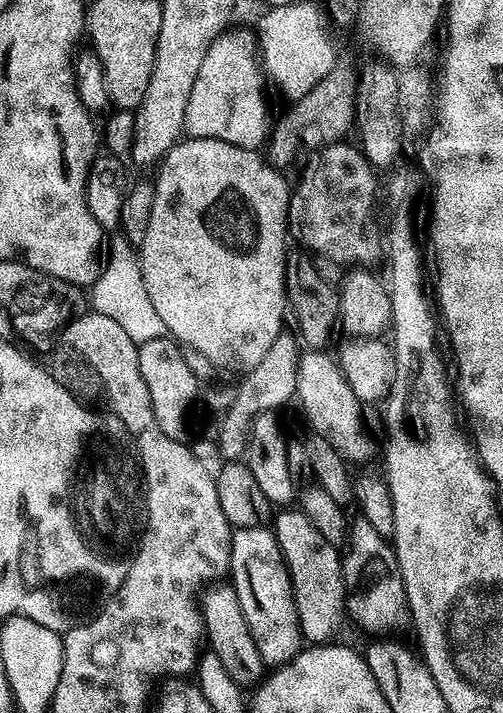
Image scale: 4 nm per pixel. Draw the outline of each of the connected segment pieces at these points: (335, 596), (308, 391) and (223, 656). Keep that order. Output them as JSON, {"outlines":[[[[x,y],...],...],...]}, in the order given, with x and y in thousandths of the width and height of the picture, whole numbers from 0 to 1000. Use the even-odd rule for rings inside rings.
{"outlines":[[[[573,710],[551,718],[537,739],[561,774],[565,792],[573,795],[598,893],[620,906],[666,899],[676,874],[688,870],[688,826],[684,801],[676,792],[678,770],[668,770],[670,764],[658,756],[642,753],[594,711]]],[[[638,489],[602,492],[588,508],[588,553],[600,575],[620,597],[618,604],[644,612],[686,642],[728,640],[744,626],[724,606],[718,562],[706,555],[692,539],[670,504]],[[606,494],[606,495],[604,495]]],[[[453,816],[416,818],[396,837],[394,854],[398,871],[406,875],[412,907],[433,917],[433,924],[441,927],[441,934],[449,934],[457,951],[465,951],[479,962],[507,961],[527,947],[529,933],[513,917],[513,906],[505,906],[505,895],[497,889],[497,878],[489,878],[489,867],[481,861],[467,825]]]]}

